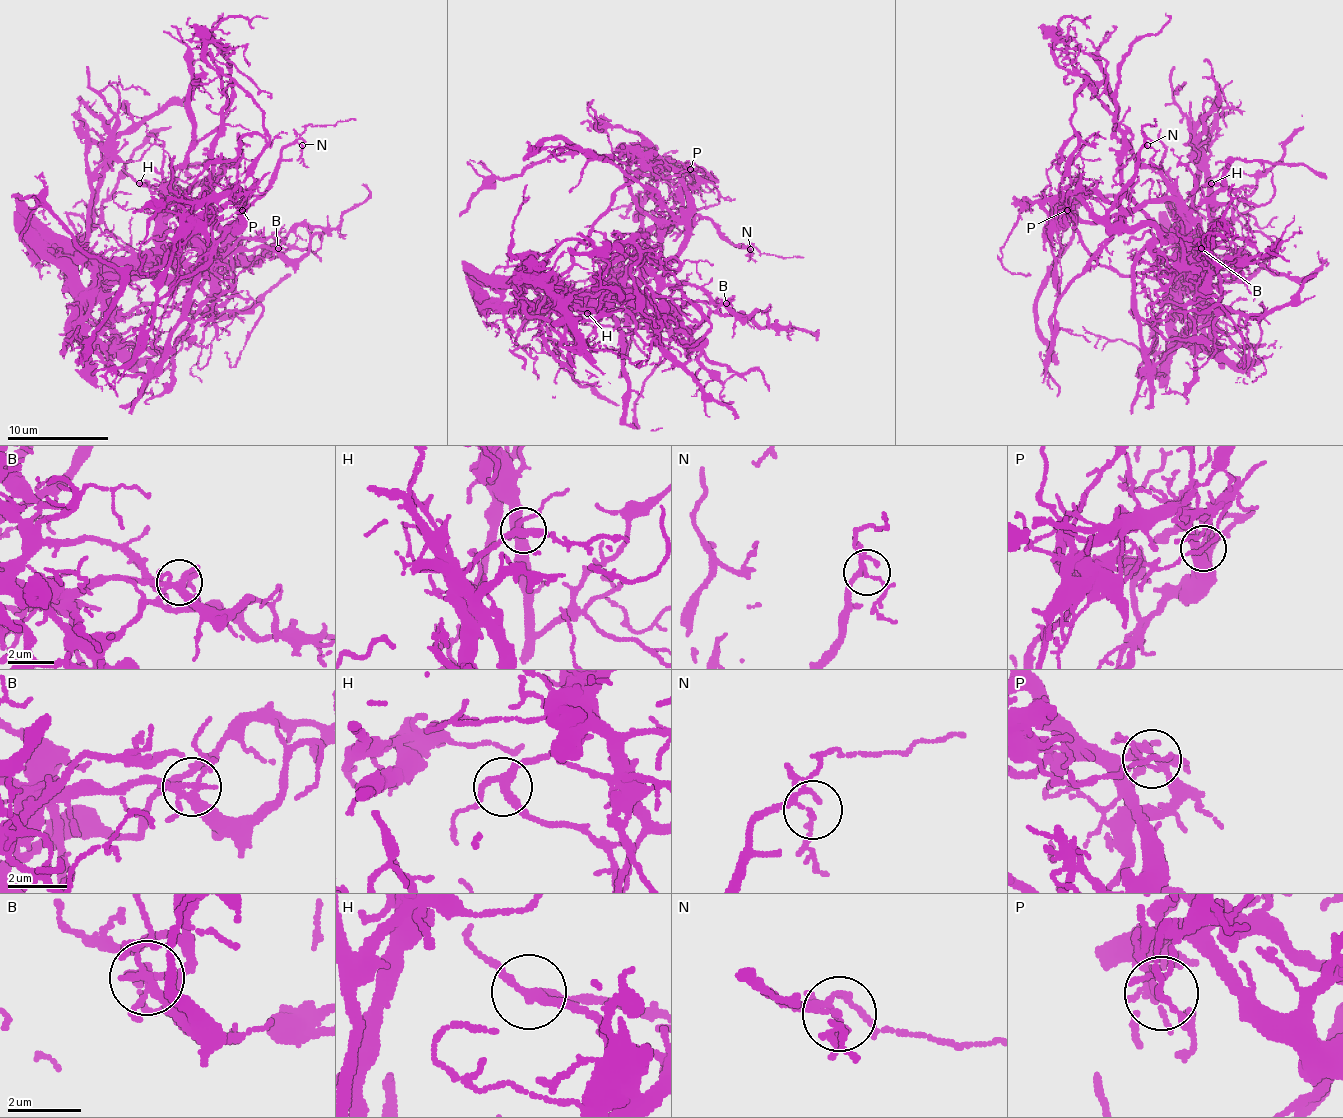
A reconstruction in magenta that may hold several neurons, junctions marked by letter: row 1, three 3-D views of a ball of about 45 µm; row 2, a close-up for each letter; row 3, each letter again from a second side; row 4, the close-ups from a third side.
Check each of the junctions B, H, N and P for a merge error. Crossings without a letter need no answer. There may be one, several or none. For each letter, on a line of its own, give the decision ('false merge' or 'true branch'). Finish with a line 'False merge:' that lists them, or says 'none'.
B: false merge
H: true branch
N: true branch
P: false merge
False merge: B, P

